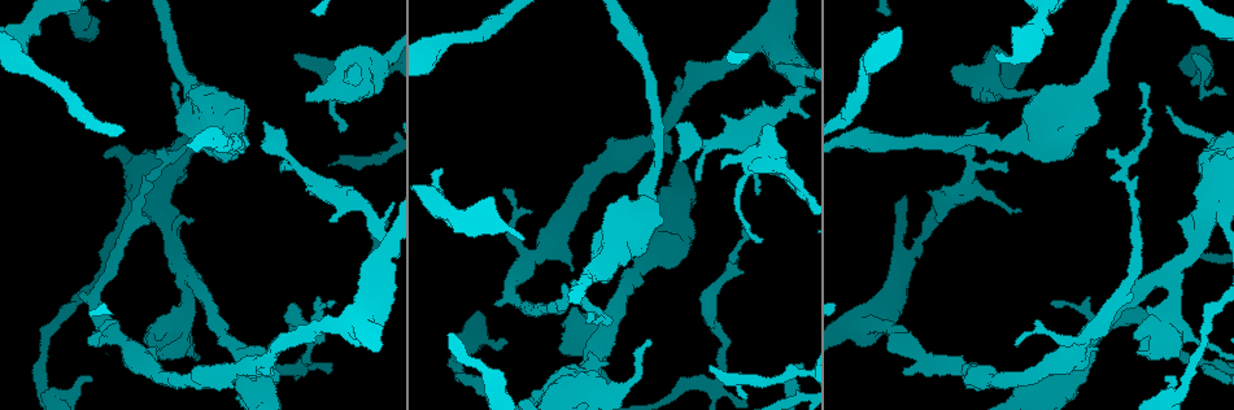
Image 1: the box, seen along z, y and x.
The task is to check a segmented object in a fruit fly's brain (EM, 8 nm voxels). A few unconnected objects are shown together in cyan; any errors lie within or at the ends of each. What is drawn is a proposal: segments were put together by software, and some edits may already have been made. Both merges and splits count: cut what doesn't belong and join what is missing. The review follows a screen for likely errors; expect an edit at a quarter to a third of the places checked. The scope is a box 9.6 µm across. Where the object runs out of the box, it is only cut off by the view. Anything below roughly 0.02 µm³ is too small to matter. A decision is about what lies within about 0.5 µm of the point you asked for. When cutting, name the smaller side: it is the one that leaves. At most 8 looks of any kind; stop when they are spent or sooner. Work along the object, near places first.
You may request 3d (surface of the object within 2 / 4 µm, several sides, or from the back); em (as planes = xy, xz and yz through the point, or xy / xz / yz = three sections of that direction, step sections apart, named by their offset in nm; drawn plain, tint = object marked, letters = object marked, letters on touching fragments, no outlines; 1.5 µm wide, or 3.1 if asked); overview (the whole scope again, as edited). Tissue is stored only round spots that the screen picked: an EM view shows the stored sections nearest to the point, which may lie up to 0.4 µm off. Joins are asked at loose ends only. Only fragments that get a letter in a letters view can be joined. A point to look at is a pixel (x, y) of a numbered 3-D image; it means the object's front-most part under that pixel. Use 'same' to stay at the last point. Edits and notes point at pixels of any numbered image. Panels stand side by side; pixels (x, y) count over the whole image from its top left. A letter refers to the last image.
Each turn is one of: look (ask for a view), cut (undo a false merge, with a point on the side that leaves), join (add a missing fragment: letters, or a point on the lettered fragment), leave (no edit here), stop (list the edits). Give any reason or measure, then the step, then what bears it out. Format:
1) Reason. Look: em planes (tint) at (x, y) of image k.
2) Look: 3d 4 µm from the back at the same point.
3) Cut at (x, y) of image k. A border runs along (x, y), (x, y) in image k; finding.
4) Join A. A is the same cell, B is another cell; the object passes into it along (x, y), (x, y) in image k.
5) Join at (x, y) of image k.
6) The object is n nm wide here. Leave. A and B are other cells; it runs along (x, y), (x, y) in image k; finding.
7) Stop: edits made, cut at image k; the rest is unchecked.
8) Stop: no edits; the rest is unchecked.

Free end. Look: em planes (letters) at (308, 101) of image 1.

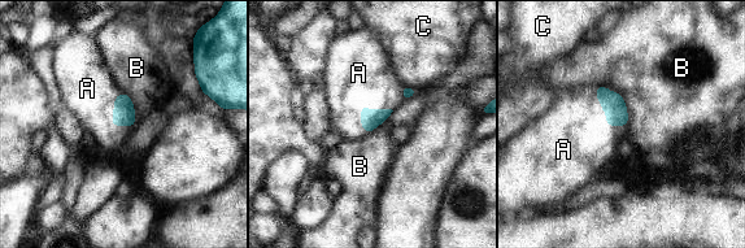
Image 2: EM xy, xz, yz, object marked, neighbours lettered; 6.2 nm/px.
Join A. A is the same cell, B and C are other cells; the object passes into it along (613, 104), (606, 114), (573, 136) in image 2; it goes on there.

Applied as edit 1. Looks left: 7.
Look: 3d 2 µm at (155, 349) of image 1.

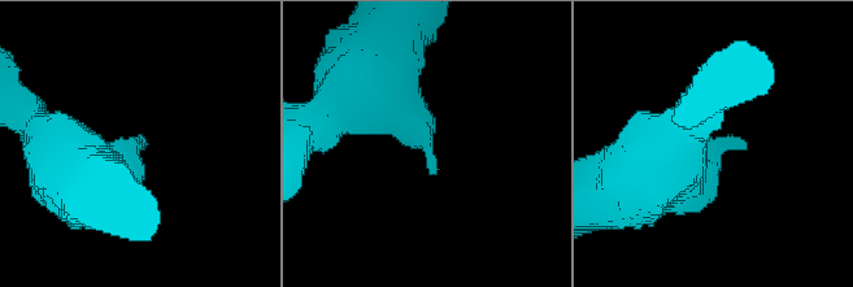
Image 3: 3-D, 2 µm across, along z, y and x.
Now the EM. Look: em xy step 4 (letters) at (436, 174) of image 3.

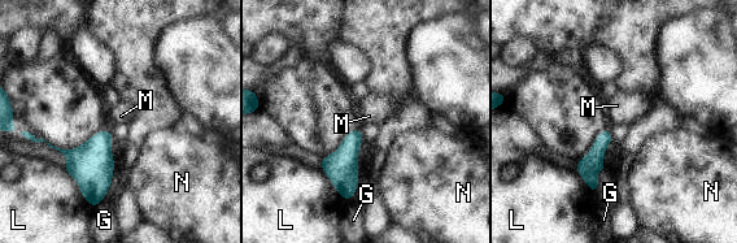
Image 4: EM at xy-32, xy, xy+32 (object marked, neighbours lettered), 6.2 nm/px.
Cut it another way. Look: em planes (letters) at the same point.

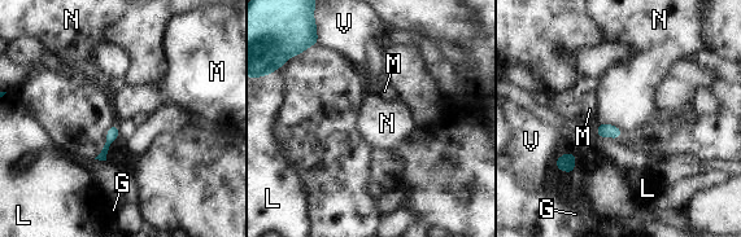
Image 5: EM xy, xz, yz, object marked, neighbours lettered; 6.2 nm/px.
Leave. G, L, M, N and V are other cells; no lettered fragment goes on from it.

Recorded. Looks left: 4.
Thick end. Look: em planes (letters) at (1099, 120) of image 1.

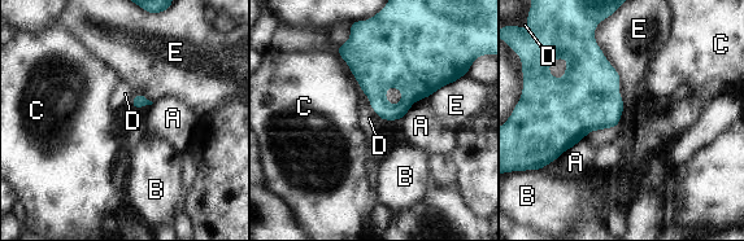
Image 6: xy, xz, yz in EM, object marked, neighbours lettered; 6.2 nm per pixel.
The longest contact is with A, 500 nm. Leave. A, B, C, D and E are other cells; a border runs along (617, 125), (591, 130), (547, 163) in image 6; none of them fits.

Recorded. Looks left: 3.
Stop: edits made, join at image 2; the rest is unchecked.

